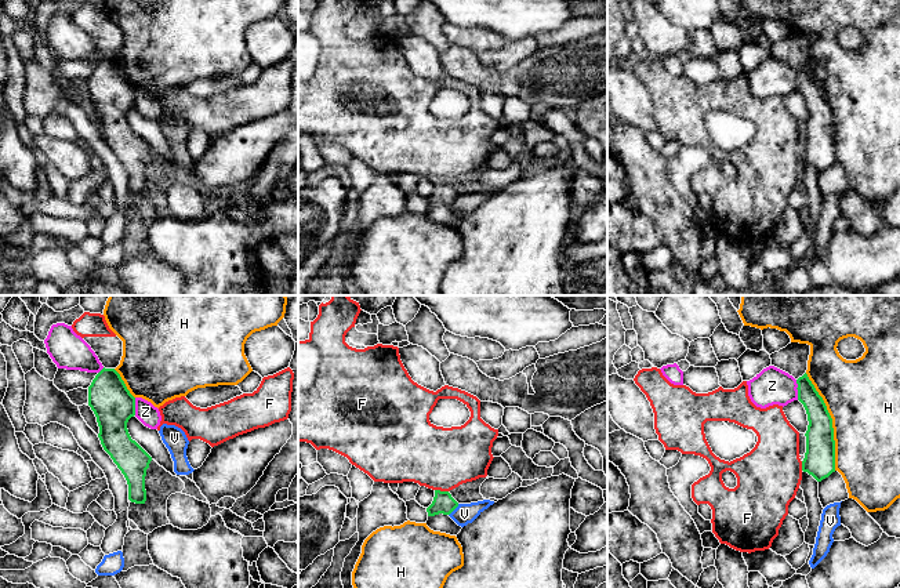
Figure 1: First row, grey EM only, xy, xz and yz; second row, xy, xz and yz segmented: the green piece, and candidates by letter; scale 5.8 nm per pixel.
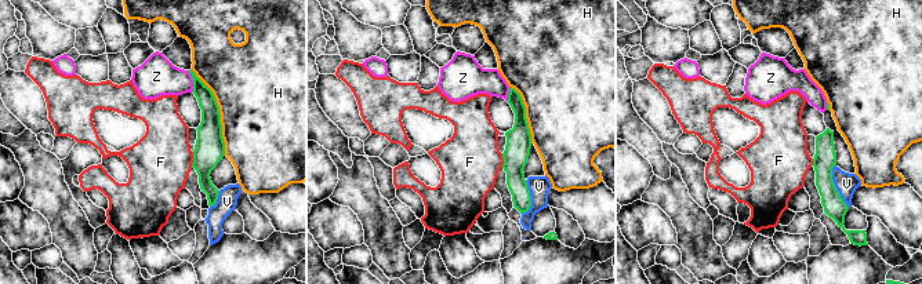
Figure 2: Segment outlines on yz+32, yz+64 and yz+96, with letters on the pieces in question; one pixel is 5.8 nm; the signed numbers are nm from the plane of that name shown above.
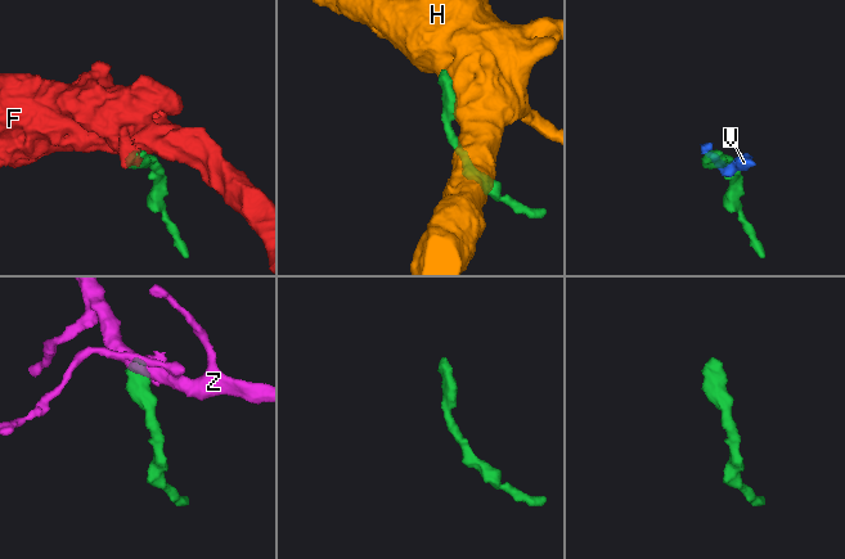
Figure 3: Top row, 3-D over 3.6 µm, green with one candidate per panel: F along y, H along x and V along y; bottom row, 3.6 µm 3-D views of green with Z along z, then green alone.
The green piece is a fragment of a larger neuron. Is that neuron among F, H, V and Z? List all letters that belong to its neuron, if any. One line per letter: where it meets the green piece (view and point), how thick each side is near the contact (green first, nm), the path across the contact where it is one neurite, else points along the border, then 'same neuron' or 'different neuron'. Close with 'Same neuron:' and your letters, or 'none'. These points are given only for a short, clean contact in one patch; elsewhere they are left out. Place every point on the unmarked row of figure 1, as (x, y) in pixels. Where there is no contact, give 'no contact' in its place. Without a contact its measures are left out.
F: xz (442, 182) | 120/360 nm | same neuron
H: yz (831, 112) | 180/440 nm | different neuron
V: xz (454, 199) | 120/120 nm | along xz (458, 195), (449, 206) | different neuron
Z: yz (797, 79) | 140/220 nm | along yz (795, 71), (798, 90) | different neuron
Same neuron: F

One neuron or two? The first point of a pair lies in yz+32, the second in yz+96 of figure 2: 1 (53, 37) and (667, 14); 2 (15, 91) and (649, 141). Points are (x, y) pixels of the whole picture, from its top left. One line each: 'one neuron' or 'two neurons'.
1: two neurons
2: two neurons

